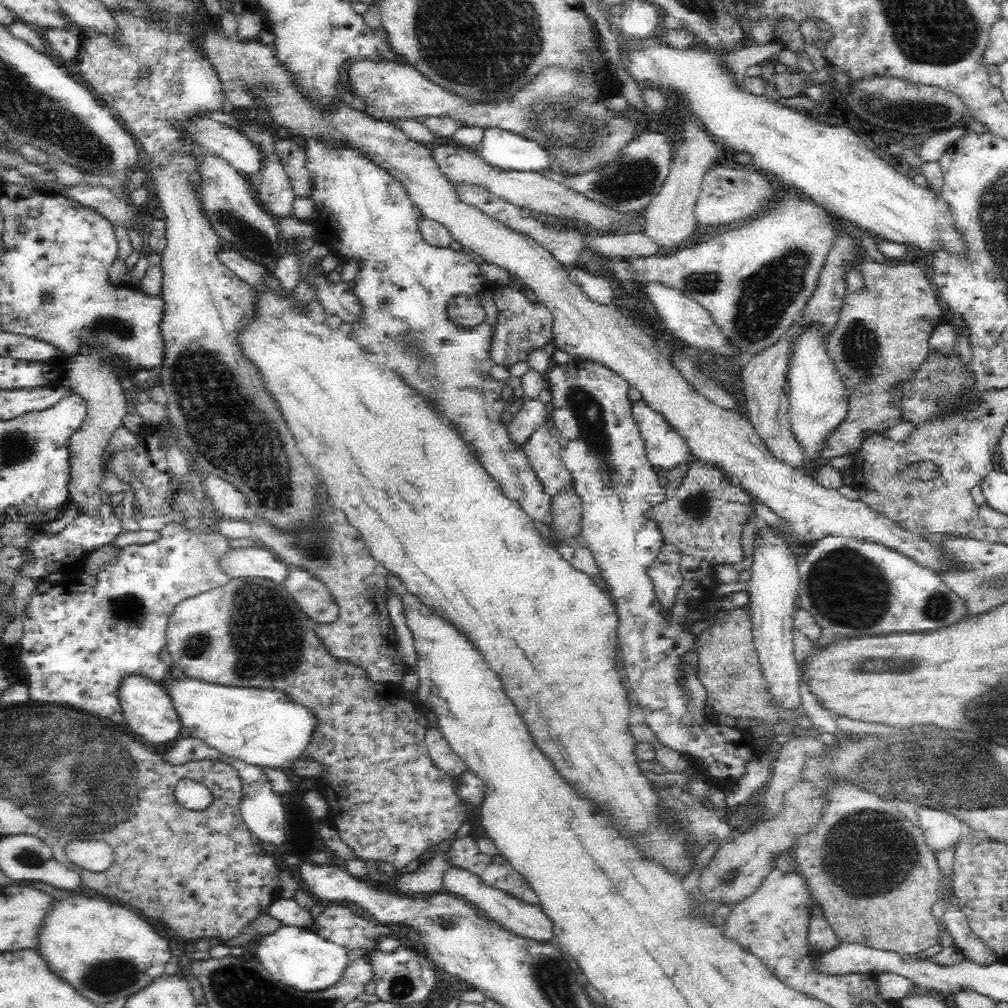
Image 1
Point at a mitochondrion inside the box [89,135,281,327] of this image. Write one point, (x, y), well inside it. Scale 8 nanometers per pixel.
(255, 240)

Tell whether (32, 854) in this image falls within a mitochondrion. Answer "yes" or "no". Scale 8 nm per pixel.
yes

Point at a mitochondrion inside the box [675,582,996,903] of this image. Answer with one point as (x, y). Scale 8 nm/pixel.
(898, 852)

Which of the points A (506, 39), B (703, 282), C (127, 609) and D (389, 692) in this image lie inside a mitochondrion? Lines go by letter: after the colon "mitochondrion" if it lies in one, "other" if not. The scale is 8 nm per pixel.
A: mitochondrion
B: mitochondrion
C: mitochondrion
D: other

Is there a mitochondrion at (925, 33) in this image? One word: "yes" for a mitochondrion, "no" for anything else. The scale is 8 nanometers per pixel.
yes

